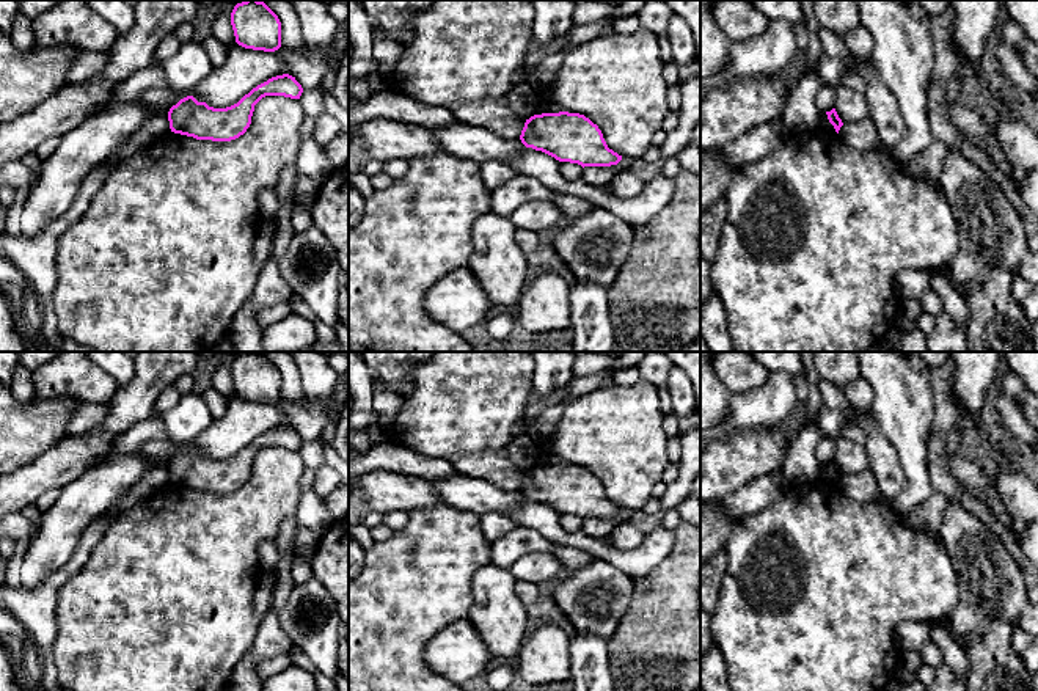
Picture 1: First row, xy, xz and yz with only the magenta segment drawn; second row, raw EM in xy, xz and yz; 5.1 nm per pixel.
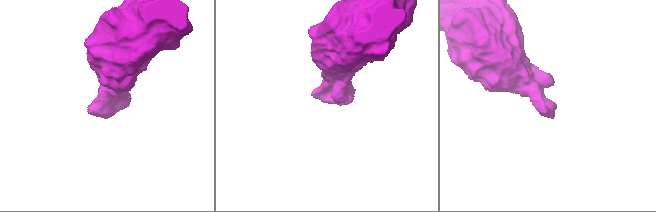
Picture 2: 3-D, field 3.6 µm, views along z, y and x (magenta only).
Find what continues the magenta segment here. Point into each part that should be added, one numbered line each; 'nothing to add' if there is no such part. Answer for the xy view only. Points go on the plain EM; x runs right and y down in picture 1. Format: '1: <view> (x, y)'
nothing to add

